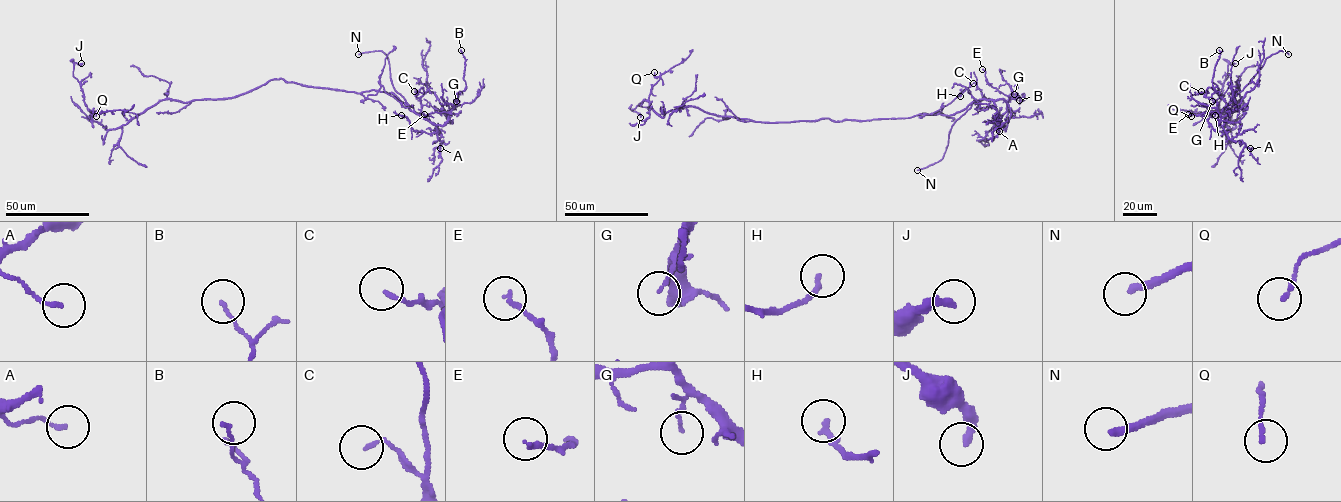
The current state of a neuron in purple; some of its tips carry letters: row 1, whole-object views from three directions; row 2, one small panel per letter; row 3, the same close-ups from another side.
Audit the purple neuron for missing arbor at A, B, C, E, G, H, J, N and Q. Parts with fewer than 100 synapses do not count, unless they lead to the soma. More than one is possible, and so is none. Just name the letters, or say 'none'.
N

